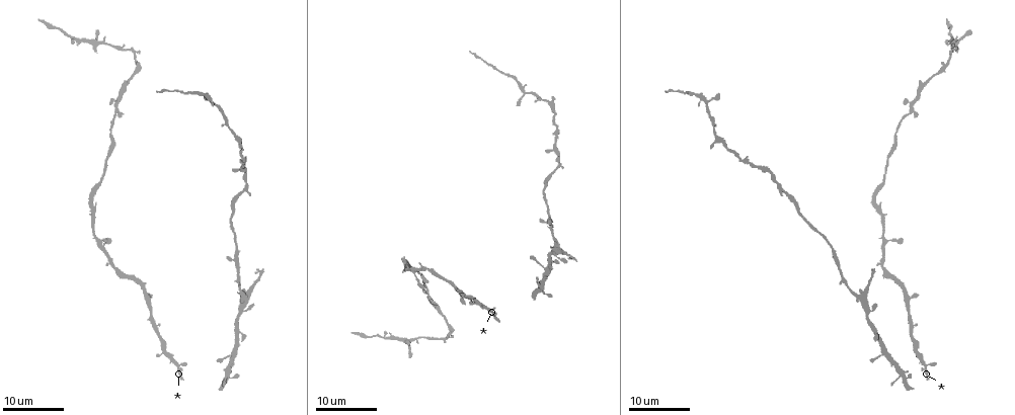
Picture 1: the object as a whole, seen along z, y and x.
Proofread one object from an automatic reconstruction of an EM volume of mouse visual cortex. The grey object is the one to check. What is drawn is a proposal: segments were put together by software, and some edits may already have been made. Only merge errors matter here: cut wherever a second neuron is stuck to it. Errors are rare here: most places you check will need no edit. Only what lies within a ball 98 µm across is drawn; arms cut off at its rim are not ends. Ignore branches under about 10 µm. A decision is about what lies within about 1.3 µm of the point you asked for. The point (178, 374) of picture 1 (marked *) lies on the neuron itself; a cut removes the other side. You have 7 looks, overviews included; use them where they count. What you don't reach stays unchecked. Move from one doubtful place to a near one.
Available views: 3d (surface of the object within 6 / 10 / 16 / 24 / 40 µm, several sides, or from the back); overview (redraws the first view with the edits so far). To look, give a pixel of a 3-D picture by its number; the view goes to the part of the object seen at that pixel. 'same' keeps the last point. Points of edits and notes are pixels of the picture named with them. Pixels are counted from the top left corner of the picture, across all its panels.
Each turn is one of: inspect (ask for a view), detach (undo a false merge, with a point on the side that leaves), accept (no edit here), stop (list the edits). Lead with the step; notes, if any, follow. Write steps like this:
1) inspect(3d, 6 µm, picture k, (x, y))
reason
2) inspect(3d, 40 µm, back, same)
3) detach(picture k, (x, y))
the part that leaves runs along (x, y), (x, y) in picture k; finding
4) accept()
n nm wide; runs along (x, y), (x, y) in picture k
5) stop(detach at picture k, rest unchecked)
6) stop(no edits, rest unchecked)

inspect(3d, 16 µm, picture 1, (99, 240))
three-way junction

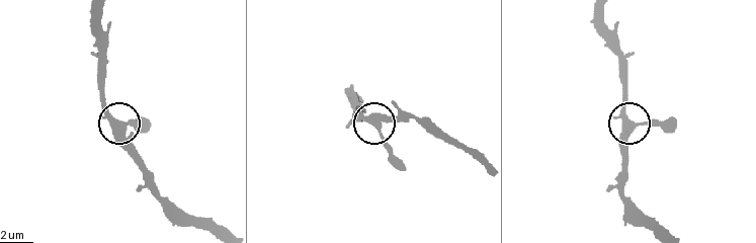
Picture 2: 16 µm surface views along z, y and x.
inspect(3d, 6 µm, picture 2, (627, 121))

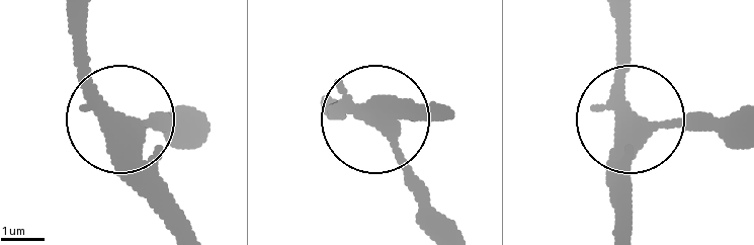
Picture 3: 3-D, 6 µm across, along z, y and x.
accept()
runs along (187, 225), (75, 32) in picture 3; one neuron here

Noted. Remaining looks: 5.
inspect(3d, 24 µm, picture 1, (114, 111))
three arms meet

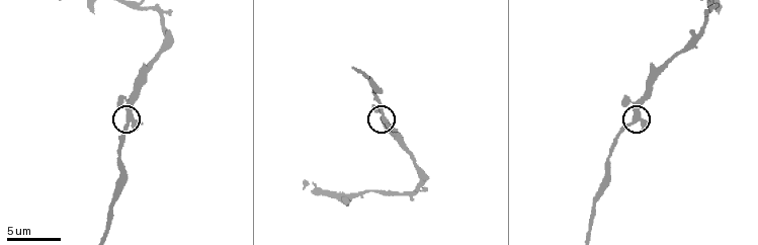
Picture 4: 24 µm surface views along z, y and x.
inspect(3d, 10 µm, picture 4, (634, 118))
zoom in

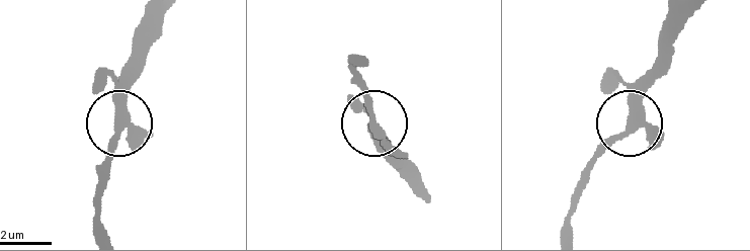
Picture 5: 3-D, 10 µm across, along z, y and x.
accept()
3 arms; runs along (101, 229), (101, 170), (120, 117), (120, 68) in picture 5; continuous, no second neuron

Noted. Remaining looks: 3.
inspect(3d, 16 µm, picture 1, (227, 124))
thick turns thin

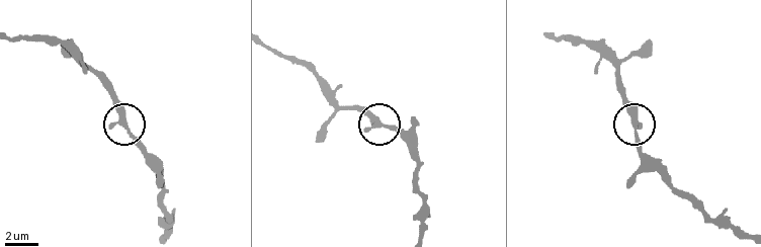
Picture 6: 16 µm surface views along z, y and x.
inspect(3d, 6 µm, picture 6, (379, 126))

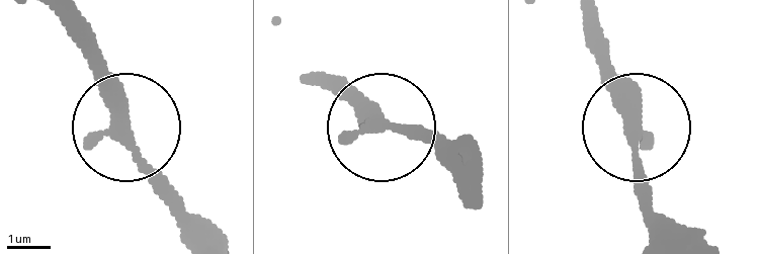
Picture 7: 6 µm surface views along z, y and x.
accept()
3 arms; runs along (190, 228), (132, 141), (92, 24) in picture 7; continuous, no second neuron

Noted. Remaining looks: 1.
stop(no edits, rest unchecked)

